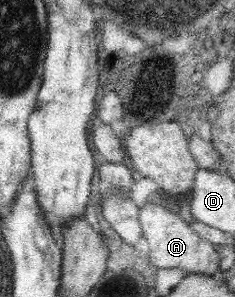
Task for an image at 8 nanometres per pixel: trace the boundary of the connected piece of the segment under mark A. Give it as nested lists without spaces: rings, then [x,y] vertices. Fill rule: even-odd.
[[[147,203],[139,207],[137,218],[142,229],[142,239],[148,243],[149,264],[154,270],[178,268],[187,274],[218,275],[219,257],[214,246],[200,240],[200,237],[196,236],[188,224],[176,214],[174,206]]]

